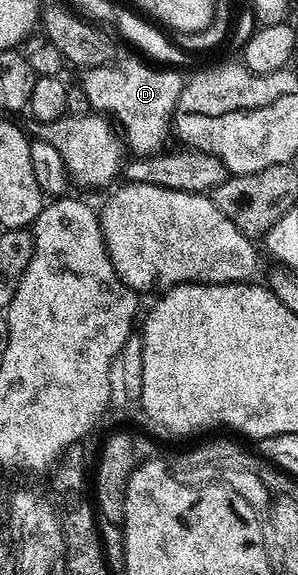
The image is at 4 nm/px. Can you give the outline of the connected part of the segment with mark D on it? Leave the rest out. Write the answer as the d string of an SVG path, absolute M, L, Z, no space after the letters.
M139 56L123 57L113 61L111 65L83 70L84 97L93 105L89 105L93 110L107 115L119 126L123 140L127 148L129 145L133 149L133 154L159 153L165 148L164 140L170 137L182 77L171 68L157 67Z

